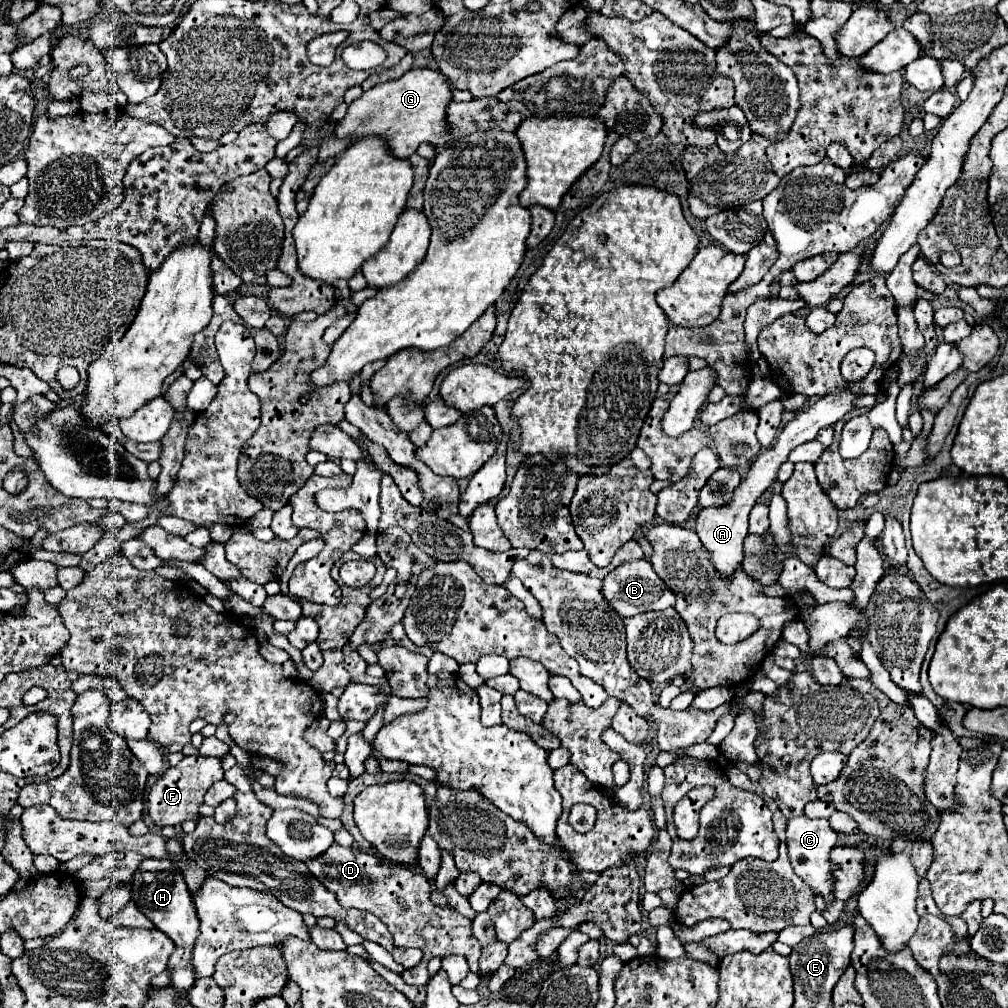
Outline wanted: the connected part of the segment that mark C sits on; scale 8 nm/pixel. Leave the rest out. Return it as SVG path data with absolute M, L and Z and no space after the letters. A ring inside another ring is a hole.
M798 816L788 820L786 826L788 854L794 872L812 888L814 894L822 896L828 904L834 902L834 874L830 870L830 850L836 846L836 832L830 828L826 818L812 820L808 816Z

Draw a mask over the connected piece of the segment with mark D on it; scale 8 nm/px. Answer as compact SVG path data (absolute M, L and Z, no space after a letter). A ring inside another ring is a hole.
M336 842L328 848L328 852L318 856L318 860L310 860L306 866L322 884L326 884L326 888L330 888L330 892L338 896L338 902L344 908L358 908L376 914L388 926L390 934L394 936L394 944L416 946L424 952L422 964L402 974L406 984L416 988L426 986L430 978L426 972L426 962L434 956L444 958L448 954L462 954L468 960L470 970L482 978L478 968L482 946L472 936L472 922L460 912L454 912L454 908L438 908L430 900L430 884L418 868L398 866L382 860L380 856L366 854L358 848L344 848Z

